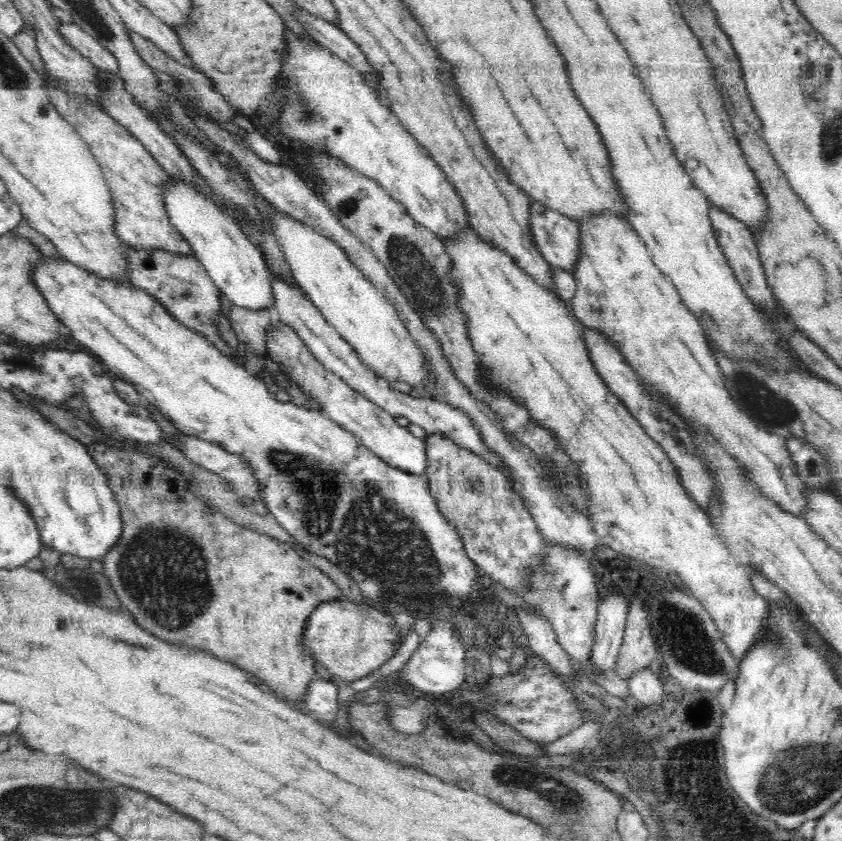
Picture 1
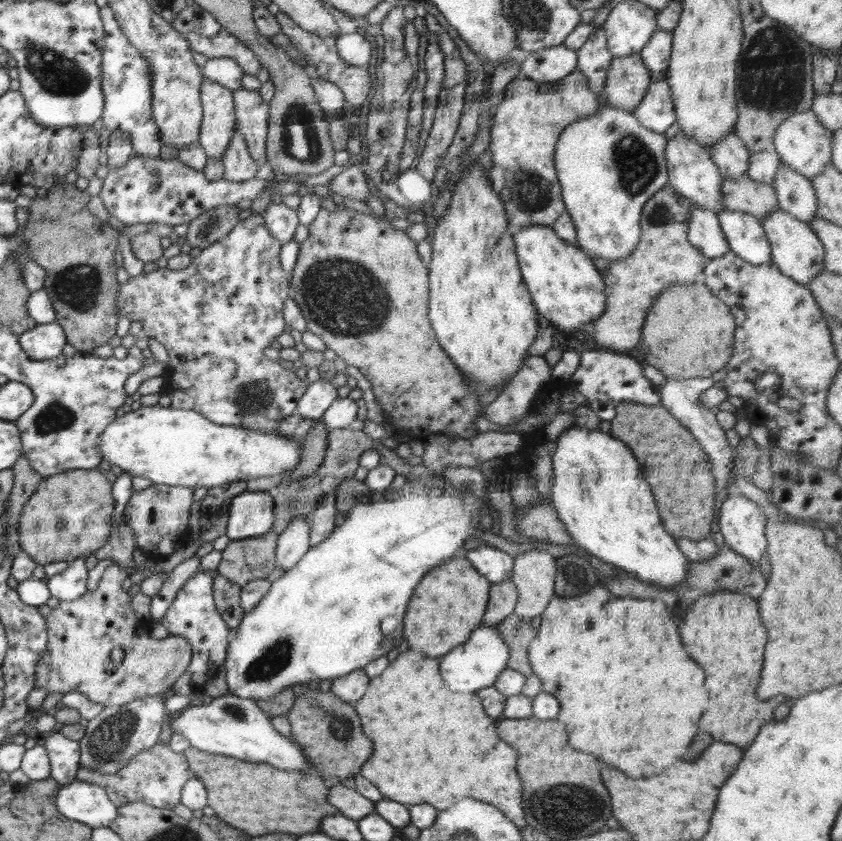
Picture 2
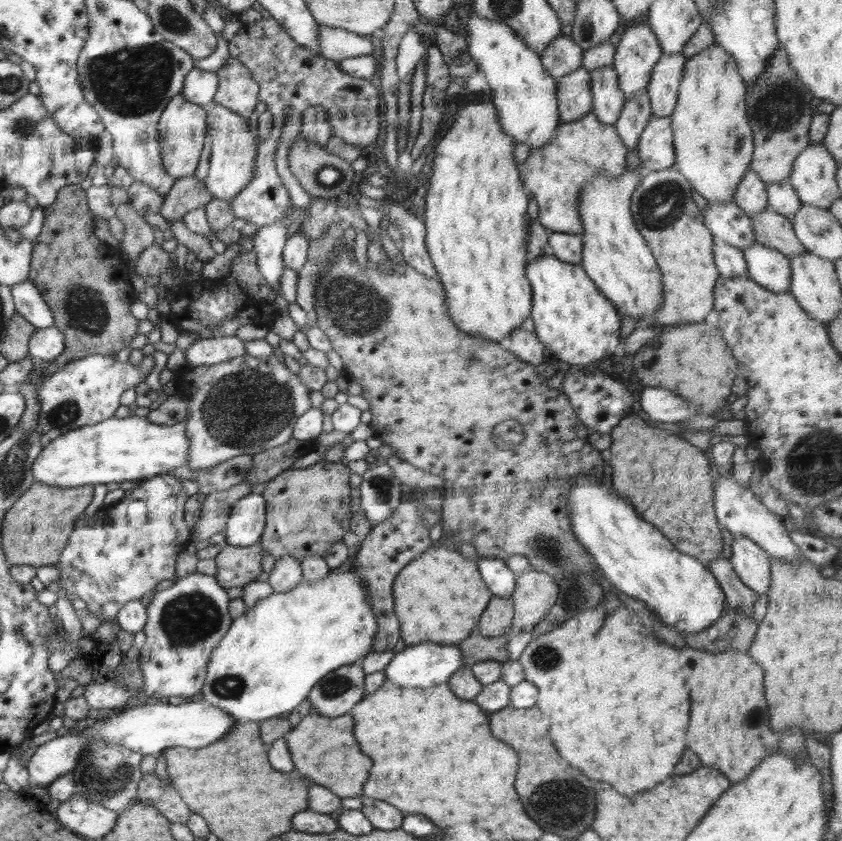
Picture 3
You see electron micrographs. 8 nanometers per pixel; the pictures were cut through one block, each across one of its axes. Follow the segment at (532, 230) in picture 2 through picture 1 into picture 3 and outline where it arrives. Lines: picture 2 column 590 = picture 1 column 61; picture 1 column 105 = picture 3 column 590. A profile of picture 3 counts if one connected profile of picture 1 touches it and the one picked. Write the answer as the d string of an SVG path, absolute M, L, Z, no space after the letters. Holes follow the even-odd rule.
M549 251L529 261L526 265L526 278L532 288L531 316L536 327L536 337L548 349L547 357L556 363L562 362L570 369L596 367L598 364L619 350L622 316L610 299L592 282L582 265L564 262Z

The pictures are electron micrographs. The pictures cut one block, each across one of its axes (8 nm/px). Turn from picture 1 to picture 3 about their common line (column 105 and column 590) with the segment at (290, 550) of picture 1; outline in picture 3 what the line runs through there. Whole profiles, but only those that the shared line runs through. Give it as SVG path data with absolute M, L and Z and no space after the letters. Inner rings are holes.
M343 236L338 239L336 246L338 247L336 247L334 261L330 261L330 265L324 269L322 277L316 283L316 291L314 291L316 326L324 330L332 349L342 359L344 373L362 386L364 391L361 396L369 402L369 410L372 413L370 426L374 436L378 437L384 445L391 446L393 456L422 469L425 473L430 472L430 474L436 474L436 476L441 476L444 479L444 500L440 510L437 511L438 520L442 521L442 536L440 537L442 545L460 552L460 546L468 542L475 546L475 558L477 559L482 557L499 558L506 562L510 556L521 554L529 560L530 567L528 570L534 569L546 572L557 582L560 582L563 578L572 577L578 572L590 574L590 578L592 578L592 574L596 574L598 580L600 580L598 566L594 562L594 558L586 552L584 546L576 540L576 536L572 532L566 505L568 505L568 491L572 489L578 475L590 473L598 479L598 483L602 483L604 453L597 451L589 443L588 427L584 425L584 421L580 420L576 411L572 409L572 403L568 401L568 394L564 394L561 389L550 388L548 379L538 374L535 365L518 359L511 351L503 350L498 343L464 334L464 332L460 334L460 330L449 318L450 314L448 314L448 308L446 307L446 292L438 278L434 279L420 274L406 261L399 264L393 264L390 260L381 264L368 261L366 267L362 267L355 260L354 251L352 249L348 251ZM509 419L517 420L522 428L527 430L523 434L524 439L513 450L501 450L494 444L492 432L496 432L496 428L503 426L504 422ZM566 442L574 442L574 452L560 452Z

